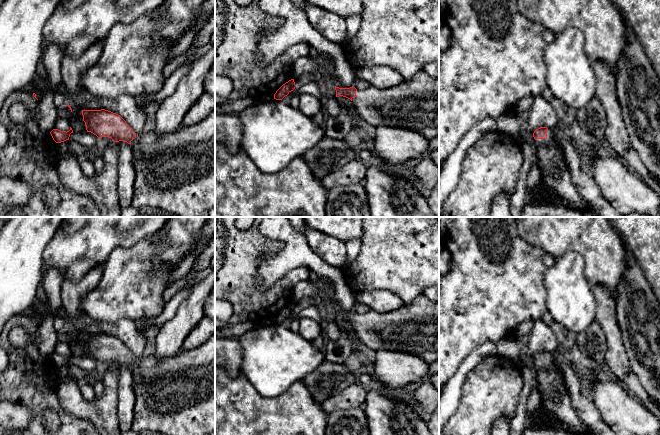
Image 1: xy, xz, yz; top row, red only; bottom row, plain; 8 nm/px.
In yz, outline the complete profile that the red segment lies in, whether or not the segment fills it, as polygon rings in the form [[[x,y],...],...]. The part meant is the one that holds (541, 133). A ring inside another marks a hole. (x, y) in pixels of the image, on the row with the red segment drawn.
[[[540,127],[533,133],[537,144],[538,166],[542,174],[541,197],[527,198],[527,205],[544,204],[547,197],[553,197],[558,206],[575,205],[587,207],[579,195],[572,175],[567,167],[562,149],[557,144],[561,135],[557,130]]]

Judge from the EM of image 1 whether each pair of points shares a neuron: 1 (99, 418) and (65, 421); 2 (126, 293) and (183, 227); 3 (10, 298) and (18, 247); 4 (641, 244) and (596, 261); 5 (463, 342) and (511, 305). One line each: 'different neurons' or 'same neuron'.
1: different neurons
2: same neuron
3: same neuron
4: different neurons
5: same neuron

